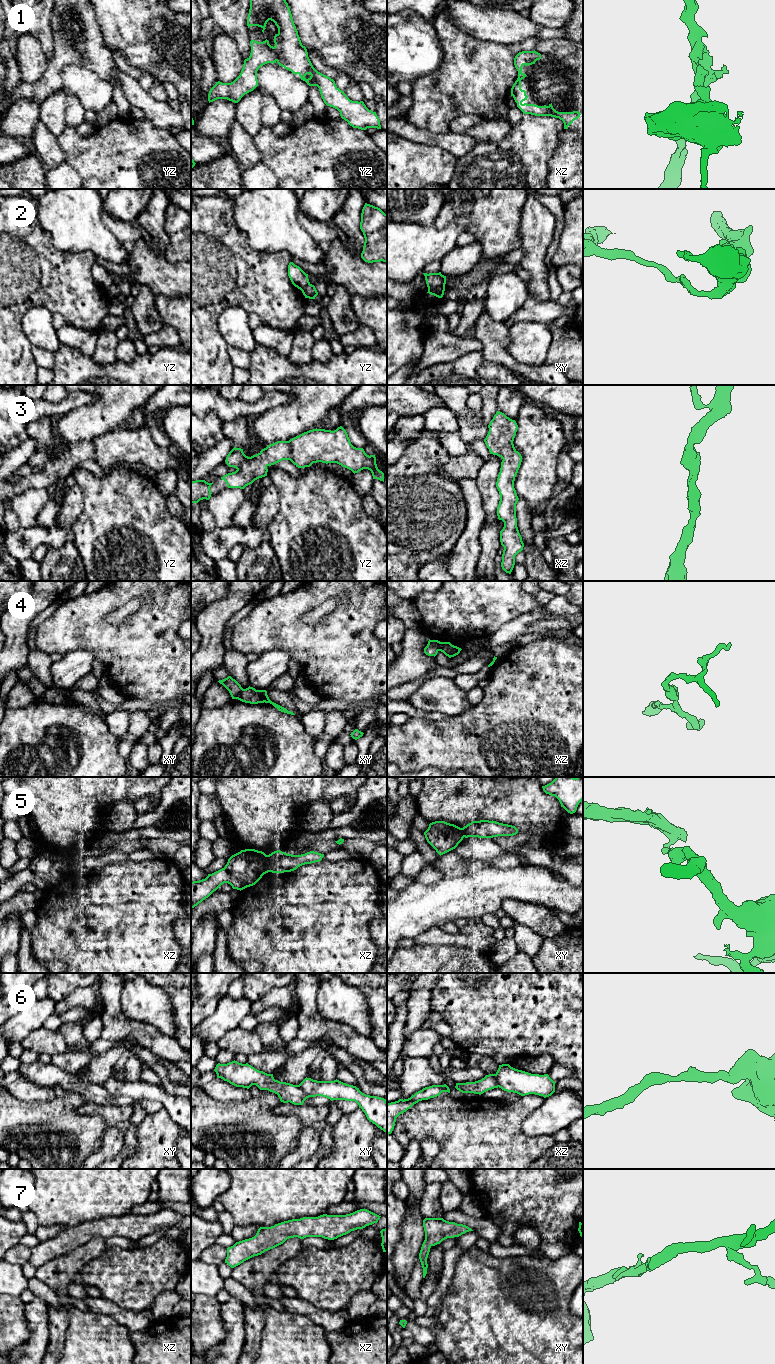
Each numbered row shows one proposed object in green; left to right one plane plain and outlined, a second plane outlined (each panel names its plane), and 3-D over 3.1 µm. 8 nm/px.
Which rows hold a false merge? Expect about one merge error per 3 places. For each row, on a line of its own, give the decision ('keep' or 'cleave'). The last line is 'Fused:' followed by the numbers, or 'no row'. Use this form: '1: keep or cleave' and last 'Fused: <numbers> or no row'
1: keep
2: cleave
3: keep
4: cleave
5: cleave
6: cleave
7: keep
Fused: 2, 4, 5, 6

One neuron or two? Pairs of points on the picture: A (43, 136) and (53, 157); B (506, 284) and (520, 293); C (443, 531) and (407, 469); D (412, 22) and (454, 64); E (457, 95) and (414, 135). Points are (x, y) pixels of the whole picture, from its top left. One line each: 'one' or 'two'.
A: one
B: one
C: one
D: two
E: two

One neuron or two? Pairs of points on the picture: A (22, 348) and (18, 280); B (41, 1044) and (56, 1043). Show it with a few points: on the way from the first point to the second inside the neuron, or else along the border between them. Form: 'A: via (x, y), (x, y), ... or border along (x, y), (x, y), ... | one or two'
A: via (13, 331), (13, 297) | one
B: via (45, 1043), (52, 1043) | one

